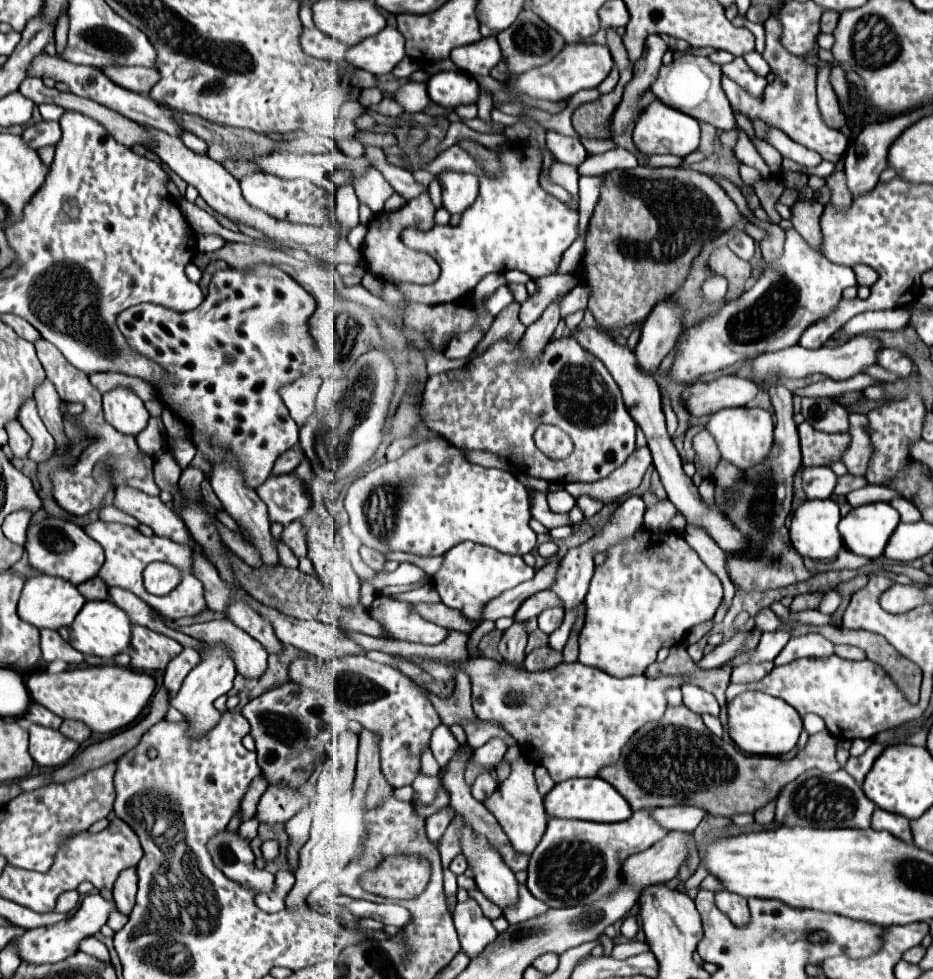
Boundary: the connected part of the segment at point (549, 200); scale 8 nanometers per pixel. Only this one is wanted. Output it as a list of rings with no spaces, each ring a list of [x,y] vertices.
[[[452,145],[434,161],[424,165],[424,171],[432,175],[440,175],[444,171],[476,175],[480,179],[480,195],[474,205],[462,215],[460,225],[454,229],[448,229],[448,225],[434,225],[434,229],[426,233],[418,229],[404,231],[404,243],[414,249],[428,251],[442,269],[438,281],[432,285],[396,283],[408,301],[428,305],[454,303],[472,293],[482,277],[490,273],[504,273],[506,269],[518,269],[530,277],[556,273],[562,253],[578,235],[578,213],[572,213],[562,201],[538,185],[542,153],[536,147],[510,147],[498,153],[498,161],[502,165],[502,171],[500,175],[490,177],[474,155],[470,155],[460,145]]]

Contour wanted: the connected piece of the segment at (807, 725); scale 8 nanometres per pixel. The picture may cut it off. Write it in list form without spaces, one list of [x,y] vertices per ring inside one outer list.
[[[807,714],[802,717],[803,728],[809,734],[816,734],[826,729],[824,721],[815,714]]]

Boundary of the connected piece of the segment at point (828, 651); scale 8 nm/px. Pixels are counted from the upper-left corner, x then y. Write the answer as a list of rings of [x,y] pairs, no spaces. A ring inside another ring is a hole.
[[[808,633],[800,637],[792,637],[786,647],[780,651],[780,655],[774,659],[774,665],[786,665],[794,659],[800,657],[830,657],[834,653],[834,645],[818,635],[818,633]]]

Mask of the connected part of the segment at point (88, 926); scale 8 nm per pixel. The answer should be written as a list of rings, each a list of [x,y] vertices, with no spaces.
[[[90,893],[84,897],[80,909],[76,911],[76,915],[52,925],[52,927],[38,927],[38,929],[30,929],[26,931],[22,937],[14,939],[14,943],[18,943],[20,949],[20,959],[28,961],[28,963],[56,963],[56,961],[64,961],[66,957],[70,957],[72,953],[78,951],[78,943],[88,937],[88,935],[96,935],[100,931],[100,927],[108,921],[108,915],[116,911],[116,901],[106,901],[100,893]]]

